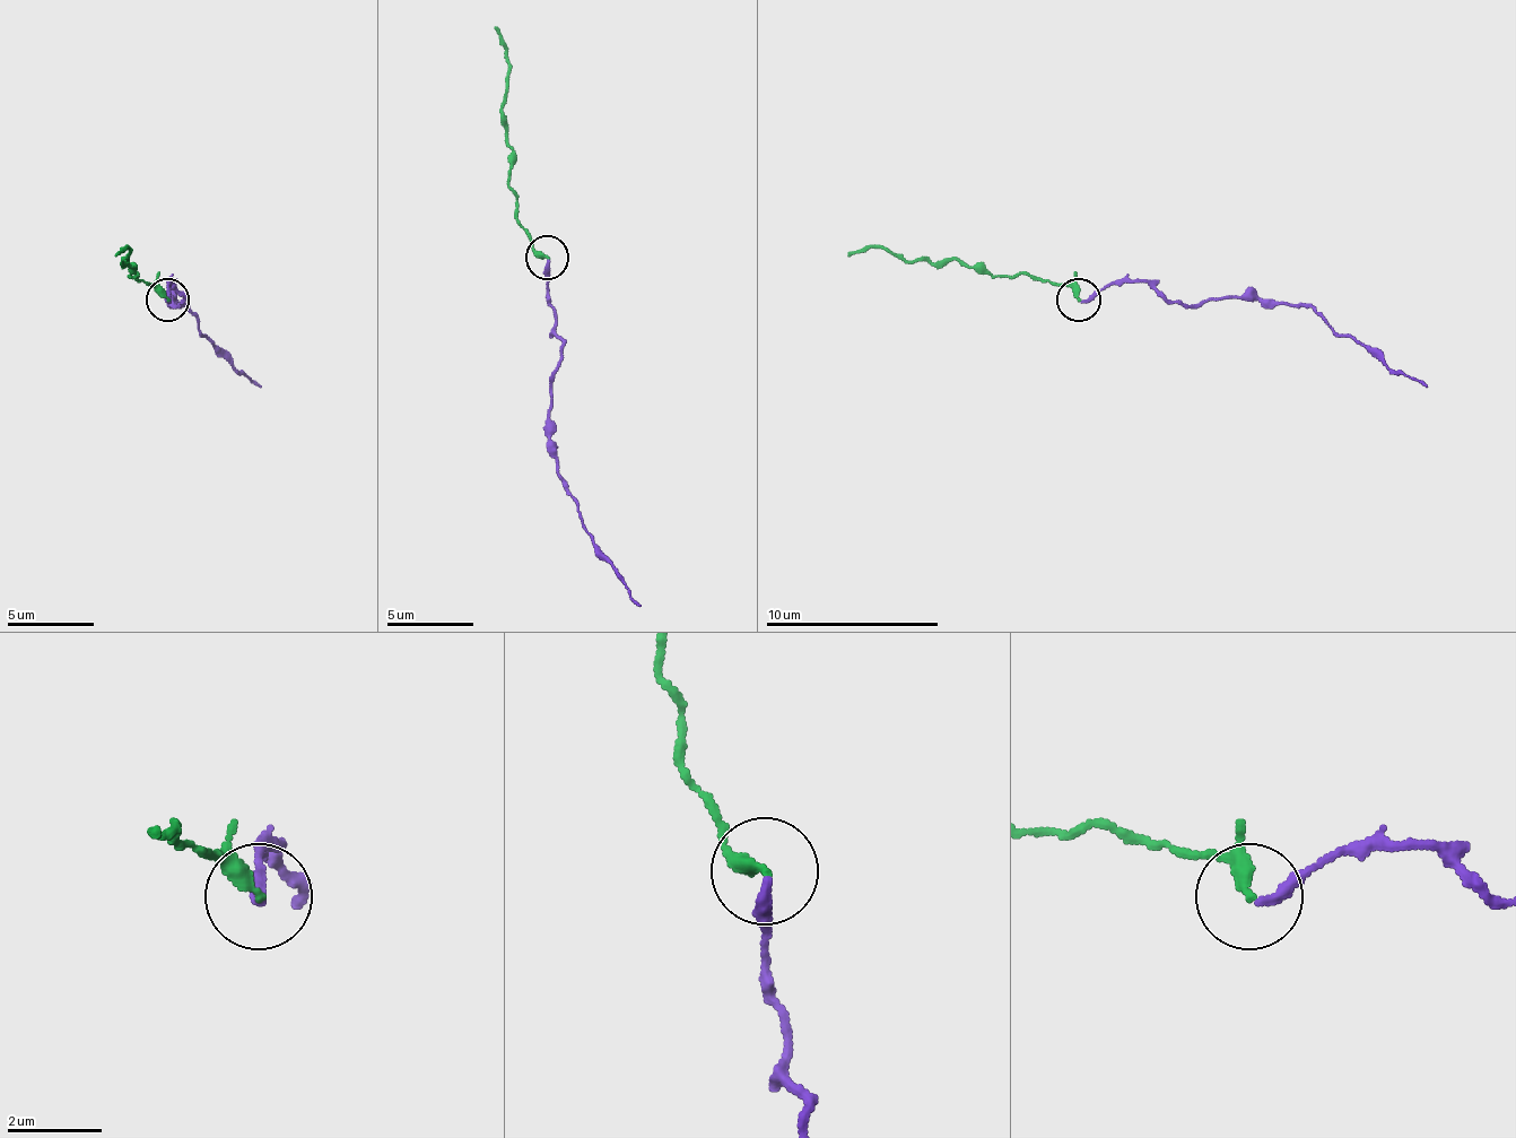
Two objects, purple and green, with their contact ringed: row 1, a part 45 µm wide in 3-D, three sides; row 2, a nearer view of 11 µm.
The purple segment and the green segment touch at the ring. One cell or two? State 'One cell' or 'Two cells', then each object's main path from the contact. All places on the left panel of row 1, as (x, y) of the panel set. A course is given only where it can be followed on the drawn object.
One cell. Course of purple: (166, 301), (171, 284), (175, 284), (184, 301), (180, 305), (171, 296), (184, 305), (201, 336), (262, 388). Course of green: (166, 301), (149, 284), (128, 275), (128, 249), (114, 258)

